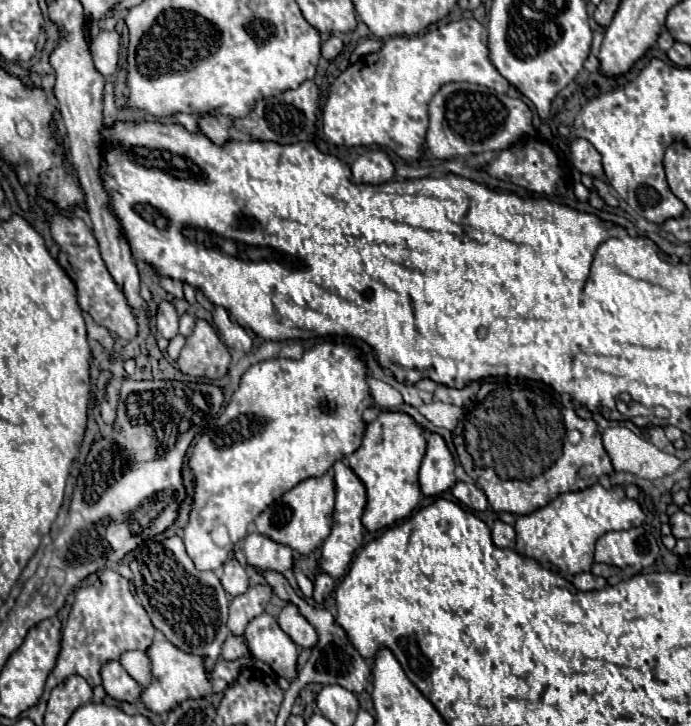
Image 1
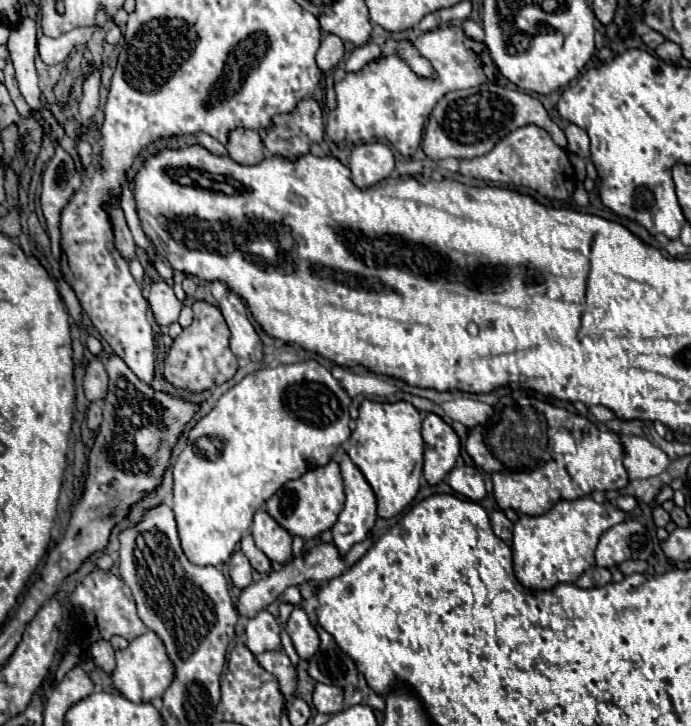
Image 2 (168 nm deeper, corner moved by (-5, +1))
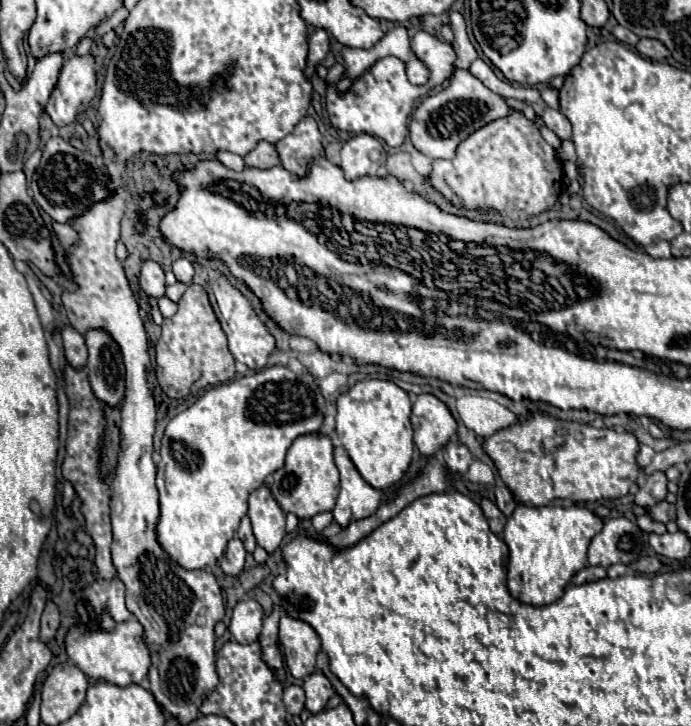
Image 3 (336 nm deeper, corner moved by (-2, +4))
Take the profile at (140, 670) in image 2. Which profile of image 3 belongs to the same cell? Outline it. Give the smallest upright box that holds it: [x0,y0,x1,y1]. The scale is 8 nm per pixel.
[66,621,152,687]

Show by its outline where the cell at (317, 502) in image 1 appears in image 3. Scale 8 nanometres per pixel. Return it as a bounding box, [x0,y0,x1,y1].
[268,433,338,519]

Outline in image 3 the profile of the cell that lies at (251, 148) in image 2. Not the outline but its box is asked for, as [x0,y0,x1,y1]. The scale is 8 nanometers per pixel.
[244,141,280,169]

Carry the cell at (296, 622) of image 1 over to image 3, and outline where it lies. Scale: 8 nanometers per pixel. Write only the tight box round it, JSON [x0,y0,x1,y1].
[280,615,320,677]

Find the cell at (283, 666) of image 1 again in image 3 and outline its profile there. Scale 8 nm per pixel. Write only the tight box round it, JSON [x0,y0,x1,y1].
[230,599,264,645]

